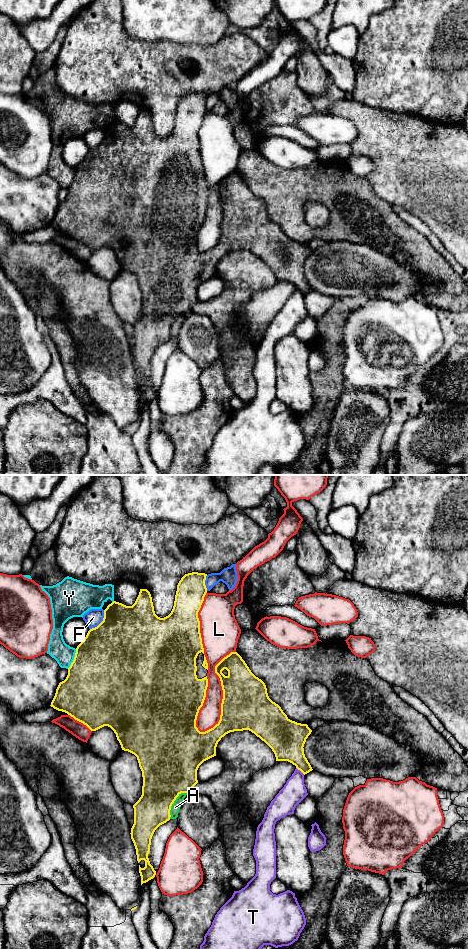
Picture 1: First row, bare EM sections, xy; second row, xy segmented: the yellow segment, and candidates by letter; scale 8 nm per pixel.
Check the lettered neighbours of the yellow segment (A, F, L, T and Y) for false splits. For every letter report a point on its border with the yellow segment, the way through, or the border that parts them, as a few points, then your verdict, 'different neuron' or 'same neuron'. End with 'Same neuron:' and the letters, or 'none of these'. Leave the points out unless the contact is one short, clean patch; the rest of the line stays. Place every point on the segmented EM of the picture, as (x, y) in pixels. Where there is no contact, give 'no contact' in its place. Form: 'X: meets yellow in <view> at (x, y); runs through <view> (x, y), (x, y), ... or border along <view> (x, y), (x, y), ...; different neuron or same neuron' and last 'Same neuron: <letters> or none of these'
A: meets yellow in xy at (173, 802); different neuron
F: meets yellow in xy at (102, 621); different neuron
L: meets yellow in xy at (223, 693); different neuron
T: meets yellow in xy at (300, 770); border along xy (296, 767), (304, 774); different neuron
Y: meets yellow in xy at (74, 659); different neuron
Same neuron: none of these

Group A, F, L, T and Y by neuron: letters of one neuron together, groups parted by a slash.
A / F / L T / Y

